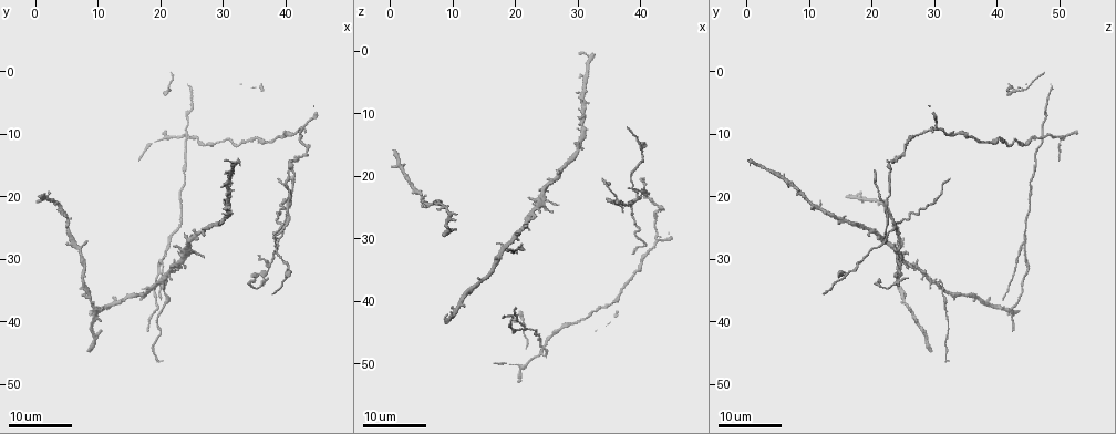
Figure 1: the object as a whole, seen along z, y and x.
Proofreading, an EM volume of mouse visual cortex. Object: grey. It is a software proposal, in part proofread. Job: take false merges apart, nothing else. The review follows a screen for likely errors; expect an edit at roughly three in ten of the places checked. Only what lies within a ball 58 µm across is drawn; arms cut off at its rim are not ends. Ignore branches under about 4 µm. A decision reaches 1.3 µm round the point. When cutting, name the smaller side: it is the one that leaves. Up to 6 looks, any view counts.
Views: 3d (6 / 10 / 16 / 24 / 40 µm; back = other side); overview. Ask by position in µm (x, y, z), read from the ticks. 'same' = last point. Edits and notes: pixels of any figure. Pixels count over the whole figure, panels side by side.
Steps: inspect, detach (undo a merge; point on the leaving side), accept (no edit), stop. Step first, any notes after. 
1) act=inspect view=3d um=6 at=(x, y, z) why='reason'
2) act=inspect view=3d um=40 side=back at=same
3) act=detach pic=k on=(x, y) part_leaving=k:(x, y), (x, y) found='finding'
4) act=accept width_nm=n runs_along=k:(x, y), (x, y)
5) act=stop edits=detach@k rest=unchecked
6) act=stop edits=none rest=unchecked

act=inspect view=3d um=16 at=(9.5, 37.5, 26.0)

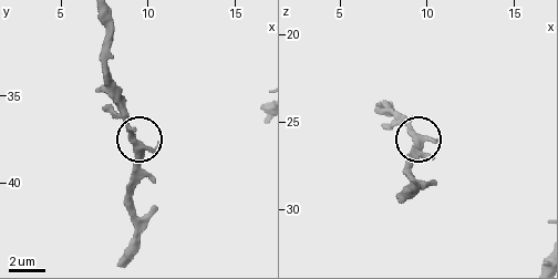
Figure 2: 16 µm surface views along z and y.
act=inspect view=3d um=6 at=(9.4, 37.9, 25.8)

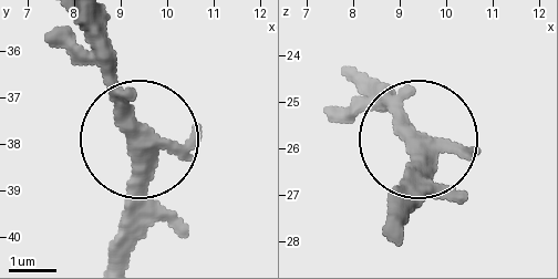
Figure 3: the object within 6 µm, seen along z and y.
act=accept width_nm=320 found='one cell here'

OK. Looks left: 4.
act=inspect view=3d um=16 at=(39.5, 25.5, 24.0) why='branch point'

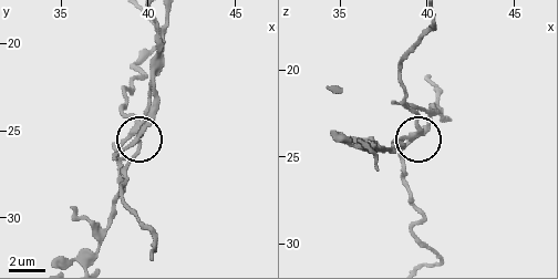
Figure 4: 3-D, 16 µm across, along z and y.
act=inspect view=3d um=6 at=same

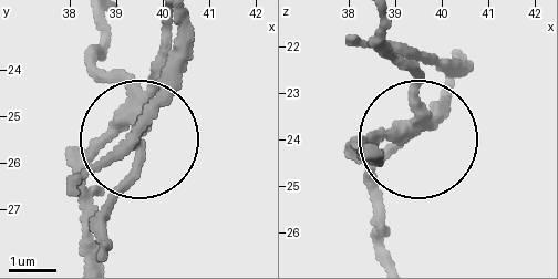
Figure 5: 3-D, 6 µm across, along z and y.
act=detach pic=5 on=(138, 165) width_nm=280 found='two cells meet here'

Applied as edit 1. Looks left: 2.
act=stop edits=detach@5 rest=unchecked

